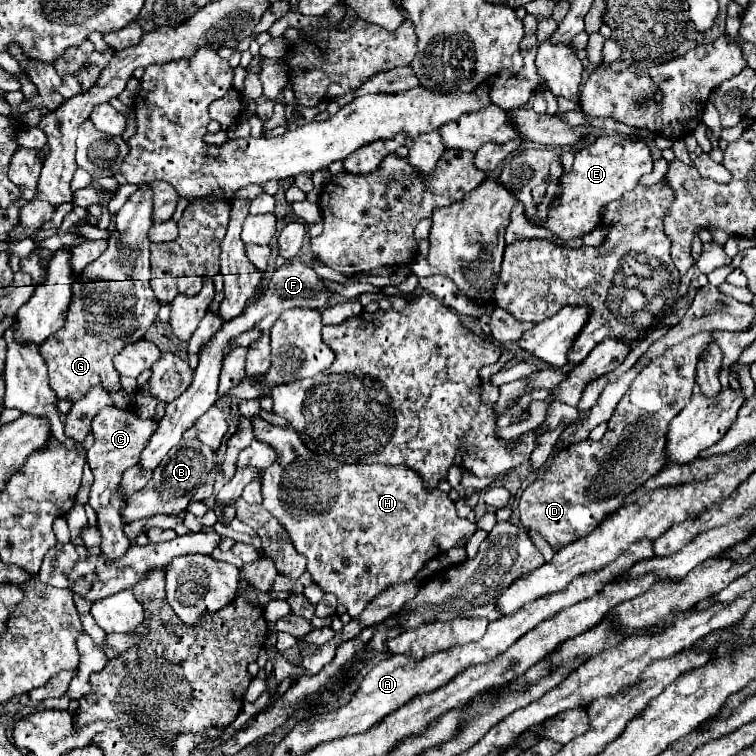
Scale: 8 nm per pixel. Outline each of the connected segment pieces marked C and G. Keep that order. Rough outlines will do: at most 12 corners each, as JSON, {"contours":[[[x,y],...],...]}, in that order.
{"contours":[[[114,406],[94,422],[88,504],[98,516],[100,550],[120,560],[126,468],[138,462],[154,420]],[[148,280],[74,282],[38,348],[54,394],[120,390],[112,358],[160,306]]]}

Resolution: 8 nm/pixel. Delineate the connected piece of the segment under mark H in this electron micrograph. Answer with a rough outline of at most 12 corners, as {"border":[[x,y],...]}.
{"border":[[278,452],[264,508],[352,618],[476,524],[406,466]]}

